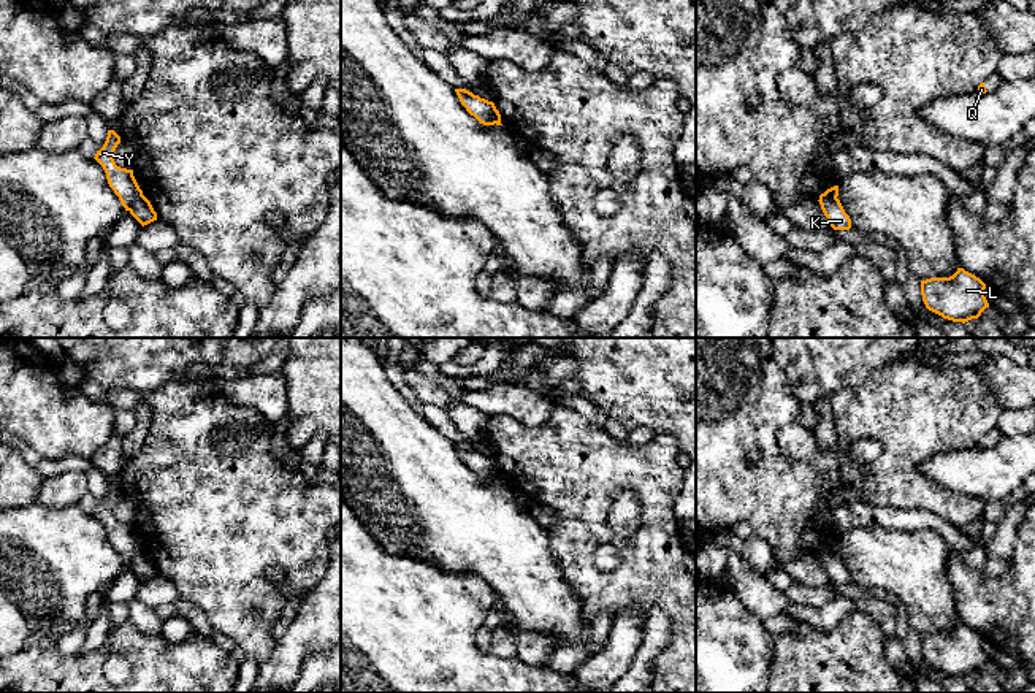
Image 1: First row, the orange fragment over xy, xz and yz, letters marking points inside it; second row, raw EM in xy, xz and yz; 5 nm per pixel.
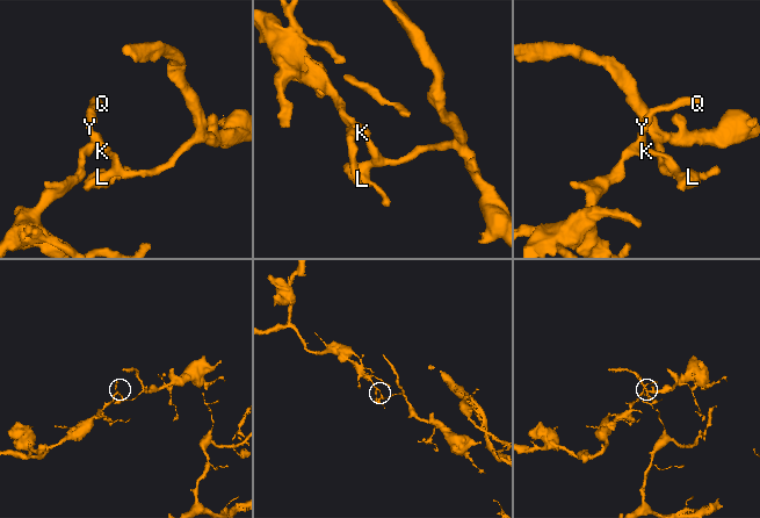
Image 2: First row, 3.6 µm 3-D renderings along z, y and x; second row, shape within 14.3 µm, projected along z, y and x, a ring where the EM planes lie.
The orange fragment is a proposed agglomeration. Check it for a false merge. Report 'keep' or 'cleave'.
cleave

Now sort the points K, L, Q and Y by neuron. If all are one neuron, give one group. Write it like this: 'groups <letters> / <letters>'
groups K L / Q Y

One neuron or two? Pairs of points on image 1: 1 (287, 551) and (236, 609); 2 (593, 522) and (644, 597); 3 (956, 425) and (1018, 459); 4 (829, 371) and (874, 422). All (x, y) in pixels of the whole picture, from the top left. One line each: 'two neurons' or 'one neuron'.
1: one neuron
2: one neuron
3: two neurons
4: two neurons

